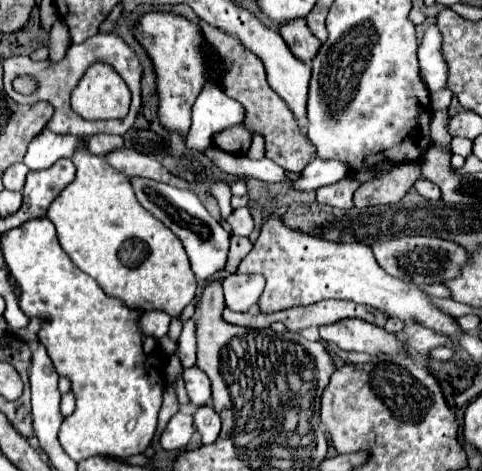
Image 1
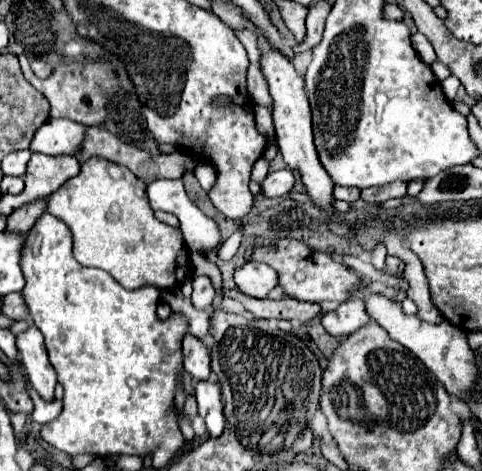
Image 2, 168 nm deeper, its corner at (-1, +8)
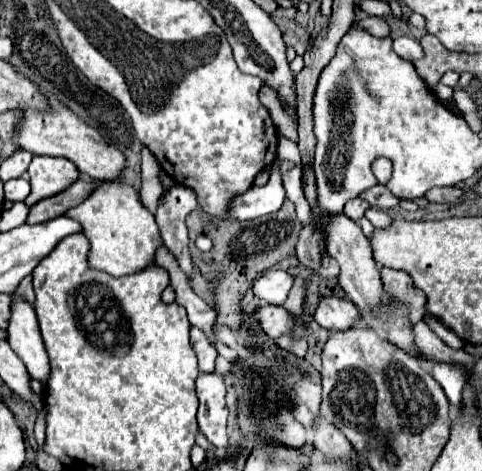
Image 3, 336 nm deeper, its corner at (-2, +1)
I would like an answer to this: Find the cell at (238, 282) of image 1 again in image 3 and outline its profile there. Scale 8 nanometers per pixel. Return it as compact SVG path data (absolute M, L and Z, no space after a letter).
M270 269L254 281L252 291L258 299L262 299L266 303L282 305L286 301L286 295L288 295L292 283L294 283L294 279L286 271Z

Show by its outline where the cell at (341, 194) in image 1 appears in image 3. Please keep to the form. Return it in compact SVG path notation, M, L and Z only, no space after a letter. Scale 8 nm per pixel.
M356 197L356 199L350 199L350 201L344 205L344 213L346 213L350 219L358 221L358 219L364 215L364 211L366 211L368 207L370 207L370 205L368 205L364 199Z

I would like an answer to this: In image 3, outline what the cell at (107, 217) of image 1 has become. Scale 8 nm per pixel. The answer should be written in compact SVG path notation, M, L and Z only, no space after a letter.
M100 181L78 207L66 211L66 217L76 219L90 241L88 267L114 277L126 277L156 265L156 251L164 245L164 241L154 215L142 205L140 193L132 185L120 181Z

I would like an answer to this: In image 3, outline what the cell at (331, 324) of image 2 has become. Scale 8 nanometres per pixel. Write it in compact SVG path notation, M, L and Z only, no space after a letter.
M324 297L314 313L316 323L328 331L346 331L358 321L358 317L358 307L348 299L338 297Z

